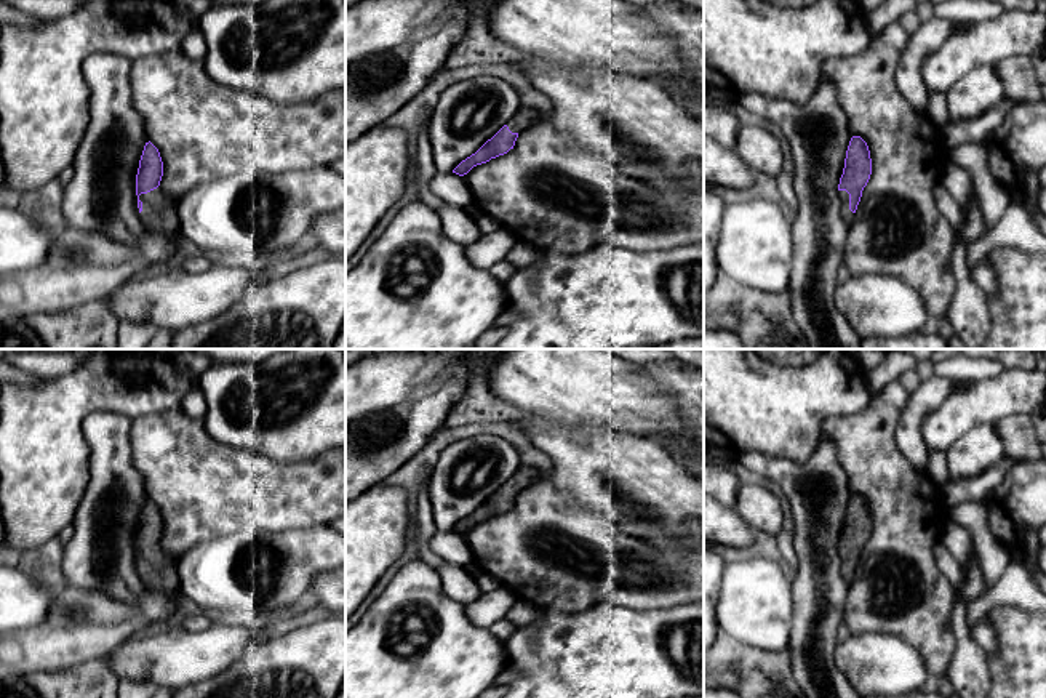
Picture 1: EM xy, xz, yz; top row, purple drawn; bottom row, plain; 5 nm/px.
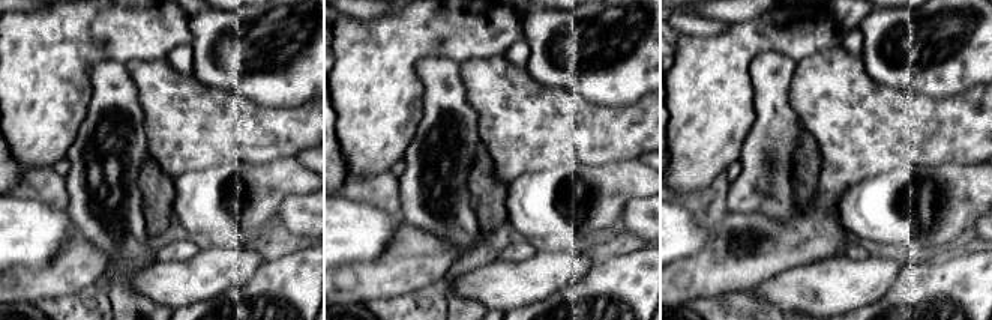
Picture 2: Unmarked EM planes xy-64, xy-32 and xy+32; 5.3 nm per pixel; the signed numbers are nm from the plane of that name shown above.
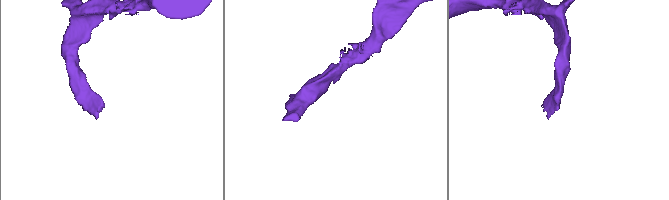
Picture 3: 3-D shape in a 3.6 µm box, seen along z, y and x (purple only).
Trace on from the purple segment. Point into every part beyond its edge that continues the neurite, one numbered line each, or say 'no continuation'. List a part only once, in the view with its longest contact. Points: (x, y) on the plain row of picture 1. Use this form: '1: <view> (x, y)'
1: xy (159, 570)

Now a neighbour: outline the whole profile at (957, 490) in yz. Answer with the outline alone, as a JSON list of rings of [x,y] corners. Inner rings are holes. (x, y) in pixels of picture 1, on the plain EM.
[[[1004,456],[996,466],[985,472],[968,479],[950,479],[942,485],[947,506],[956,507],[964,501],[987,499],[995,487],[998,487],[1017,461]]]

